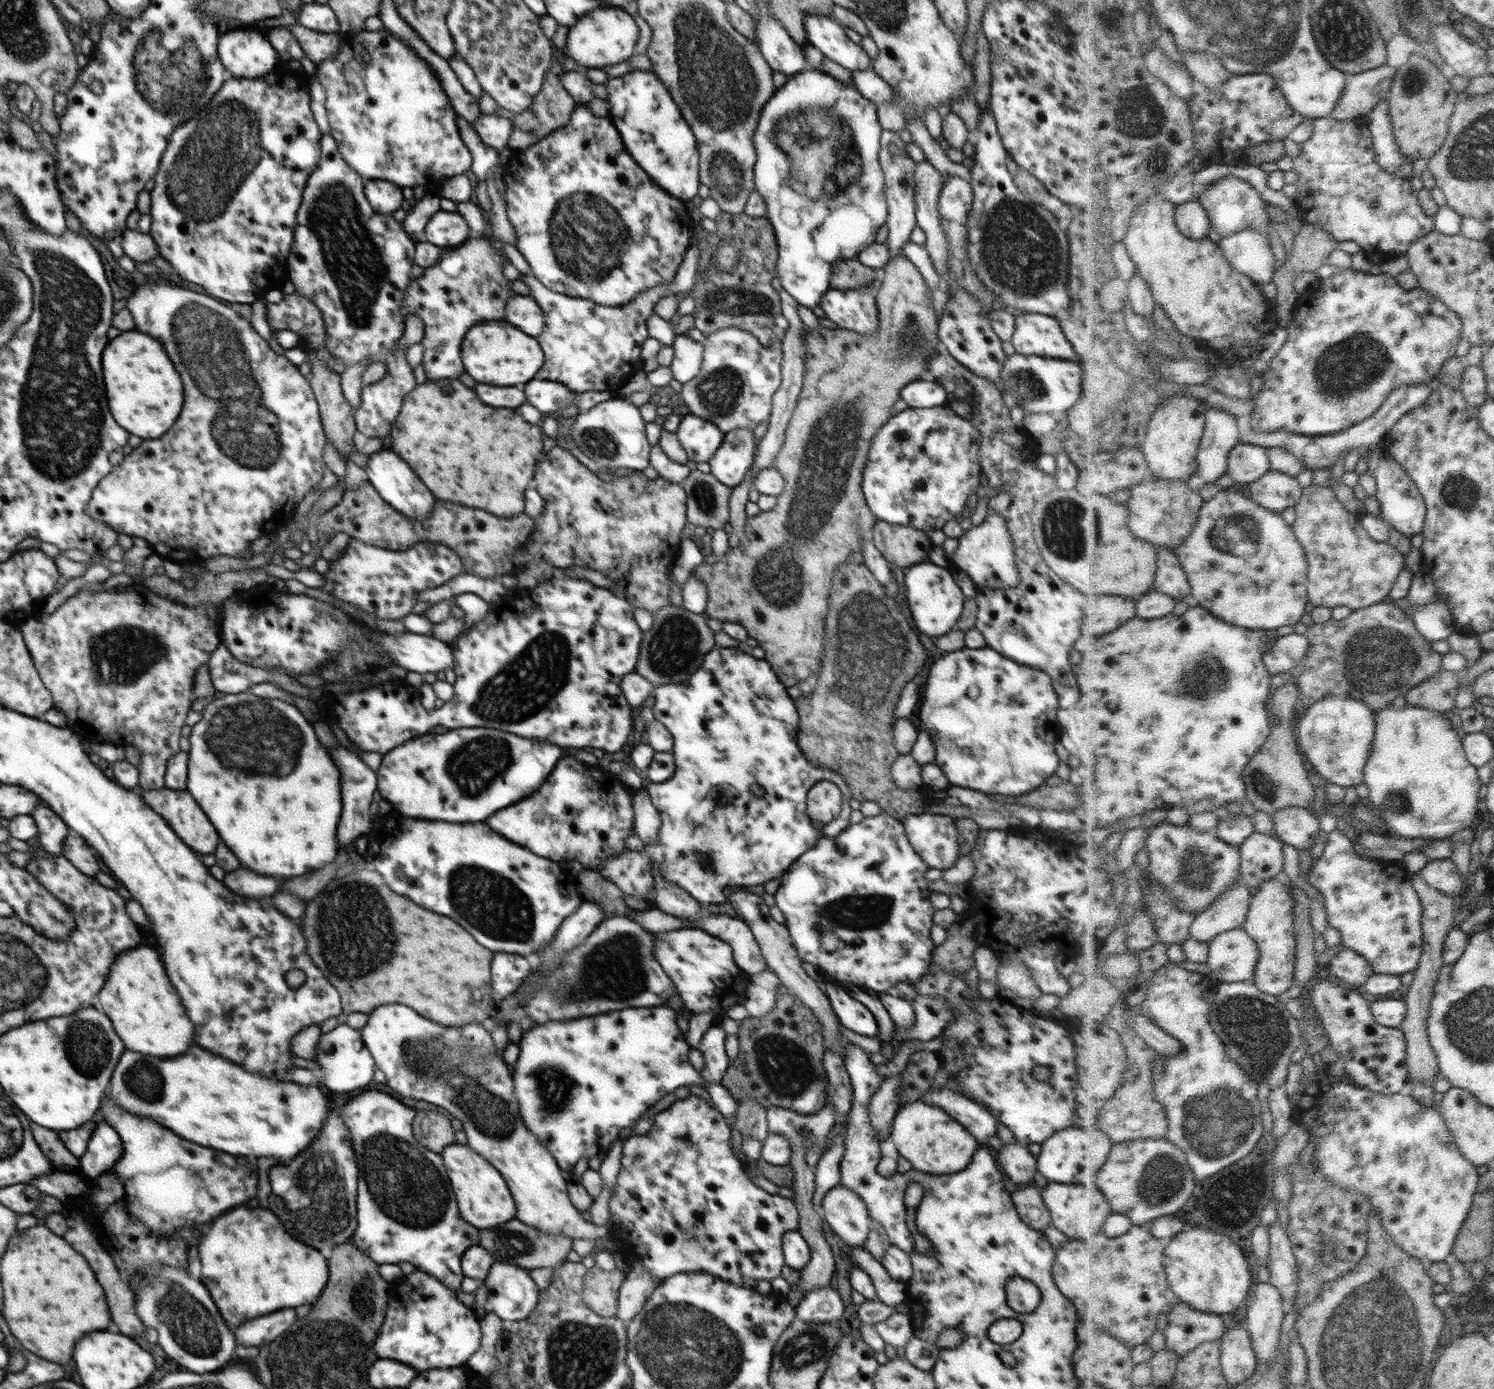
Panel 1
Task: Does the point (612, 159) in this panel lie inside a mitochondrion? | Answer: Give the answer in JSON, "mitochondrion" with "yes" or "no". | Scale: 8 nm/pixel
{"mitochondrion":"no"}

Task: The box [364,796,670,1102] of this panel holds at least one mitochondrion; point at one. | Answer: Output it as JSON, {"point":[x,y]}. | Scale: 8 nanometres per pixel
{"point":[486,900]}

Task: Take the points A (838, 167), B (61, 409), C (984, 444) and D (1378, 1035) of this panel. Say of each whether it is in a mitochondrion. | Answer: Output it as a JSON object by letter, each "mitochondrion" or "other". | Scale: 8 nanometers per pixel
{"A":"mitochondrion","B":"mitochondrion","C":"other","D":"other"}

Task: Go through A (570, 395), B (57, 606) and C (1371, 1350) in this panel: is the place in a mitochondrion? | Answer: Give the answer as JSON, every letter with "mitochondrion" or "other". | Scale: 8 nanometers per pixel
{"A":"other","B":"other","C":"mitochondrion"}

